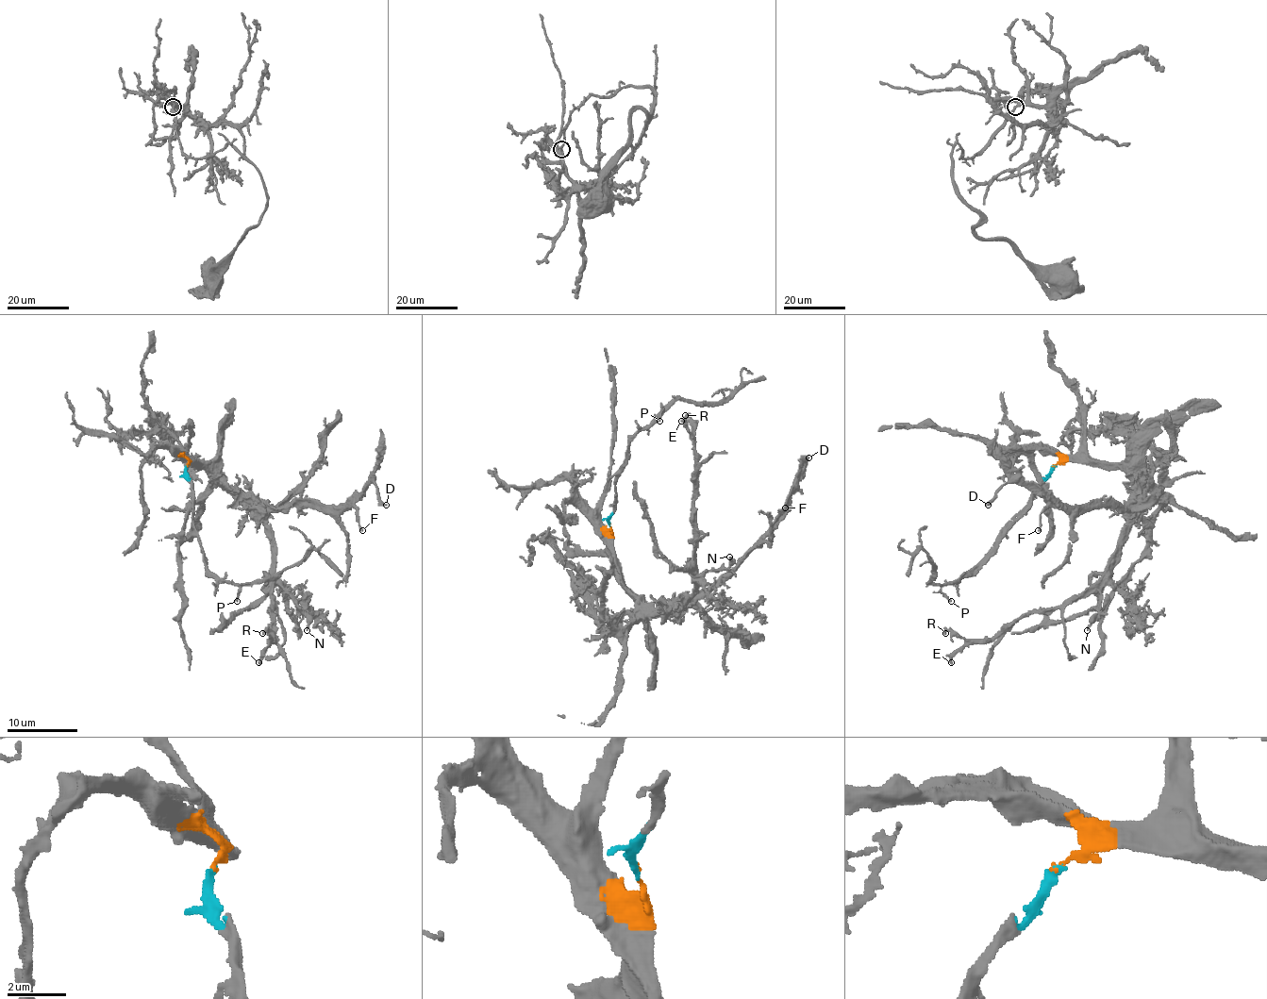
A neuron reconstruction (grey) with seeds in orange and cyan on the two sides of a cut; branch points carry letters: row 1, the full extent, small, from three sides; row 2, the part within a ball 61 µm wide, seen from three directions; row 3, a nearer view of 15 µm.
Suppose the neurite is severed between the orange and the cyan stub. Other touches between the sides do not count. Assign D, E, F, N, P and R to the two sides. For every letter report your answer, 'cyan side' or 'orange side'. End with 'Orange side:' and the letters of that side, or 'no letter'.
D: orange side
E: orange side
F: orange side
N: orange side
P: cyan side
R: orange side
Orange side: D, E, F, N, R

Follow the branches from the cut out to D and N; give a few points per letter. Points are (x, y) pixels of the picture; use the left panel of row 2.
D: (186, 466), (201, 462), (219, 481), (272, 507), (346, 507), (369, 483), (387, 505)
N: (186, 466), (191, 460), (201, 462), (261, 522), (272, 545), (274, 580), (304, 615), (307, 629)

